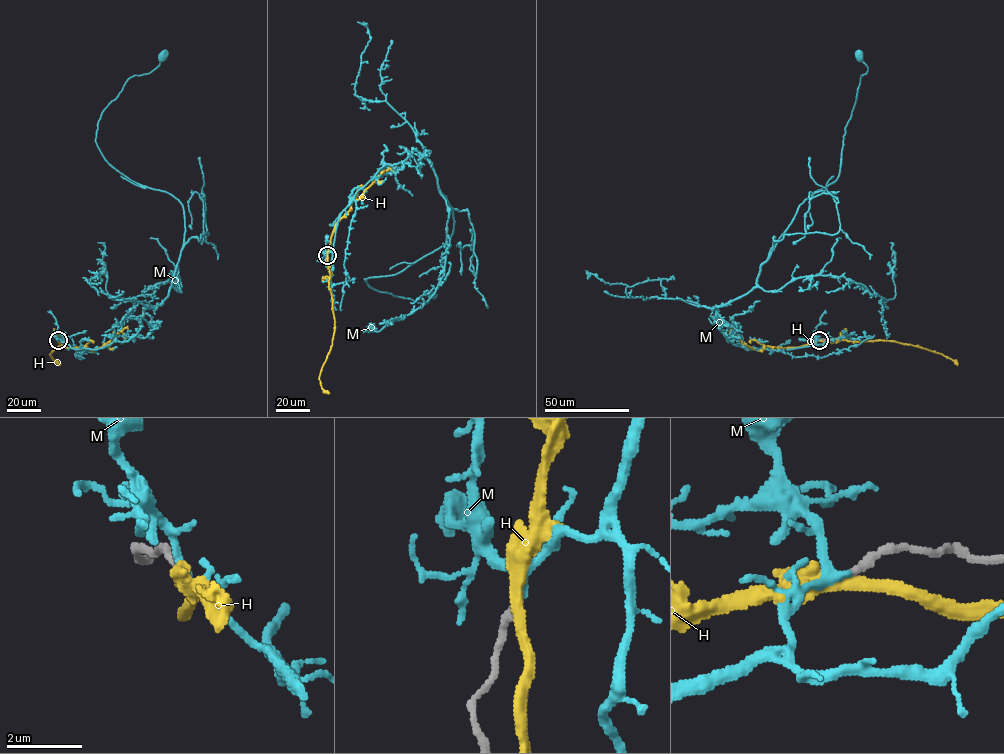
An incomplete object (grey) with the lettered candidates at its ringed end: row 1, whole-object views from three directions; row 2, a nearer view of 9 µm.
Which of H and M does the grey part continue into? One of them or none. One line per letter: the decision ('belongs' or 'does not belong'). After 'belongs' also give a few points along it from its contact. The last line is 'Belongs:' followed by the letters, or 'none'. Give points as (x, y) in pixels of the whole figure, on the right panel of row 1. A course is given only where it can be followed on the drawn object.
H: does not belong
M: belongs; it runs (819, 340), (745, 348), (728, 341), (713, 308), (756, 286), (799, 205), (839, 176), (868, 70), (859, 56)
Belongs: M

